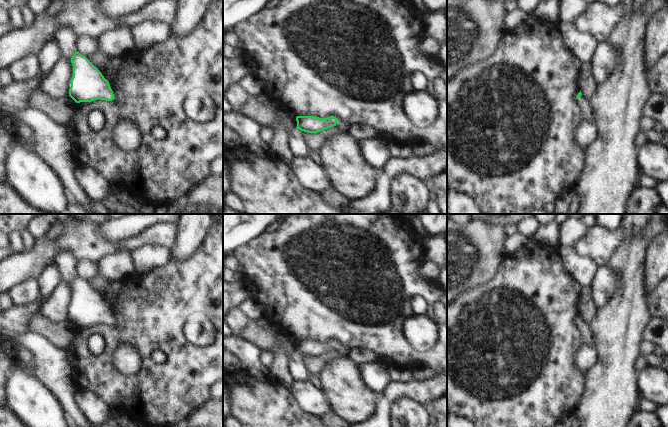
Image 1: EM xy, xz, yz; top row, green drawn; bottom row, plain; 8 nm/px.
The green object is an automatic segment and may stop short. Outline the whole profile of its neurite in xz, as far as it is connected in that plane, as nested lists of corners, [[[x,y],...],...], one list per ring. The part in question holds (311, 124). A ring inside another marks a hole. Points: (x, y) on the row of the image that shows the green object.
[[[297,116],[296,121],[296,128],[308,133],[318,133],[333,126],[335,126],[338,131],[347,133],[349,128],[349,125],[334,116],[323,119],[316,116]]]

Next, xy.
[[[75,52],[71,58],[73,77],[69,96],[76,102],[91,102],[97,99],[112,101],[114,94],[102,73],[83,55]]]

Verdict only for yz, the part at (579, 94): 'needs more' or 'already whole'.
needs more

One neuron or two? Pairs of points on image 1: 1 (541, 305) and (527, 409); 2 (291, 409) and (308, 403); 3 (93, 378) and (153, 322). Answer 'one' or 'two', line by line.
1: one
2: two
3: one

